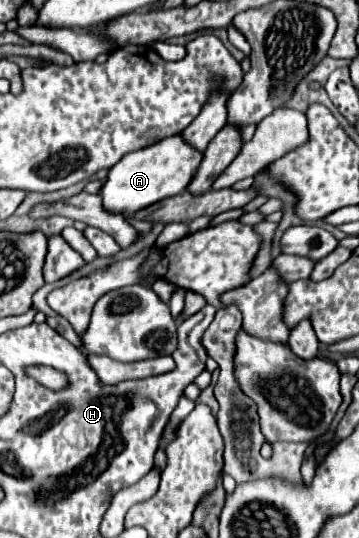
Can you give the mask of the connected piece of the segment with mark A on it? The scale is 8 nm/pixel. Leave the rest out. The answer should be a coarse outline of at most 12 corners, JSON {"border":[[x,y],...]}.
{"border":[[182,135],[124,155],[100,191],[136,213],[190,185],[204,153]]}

